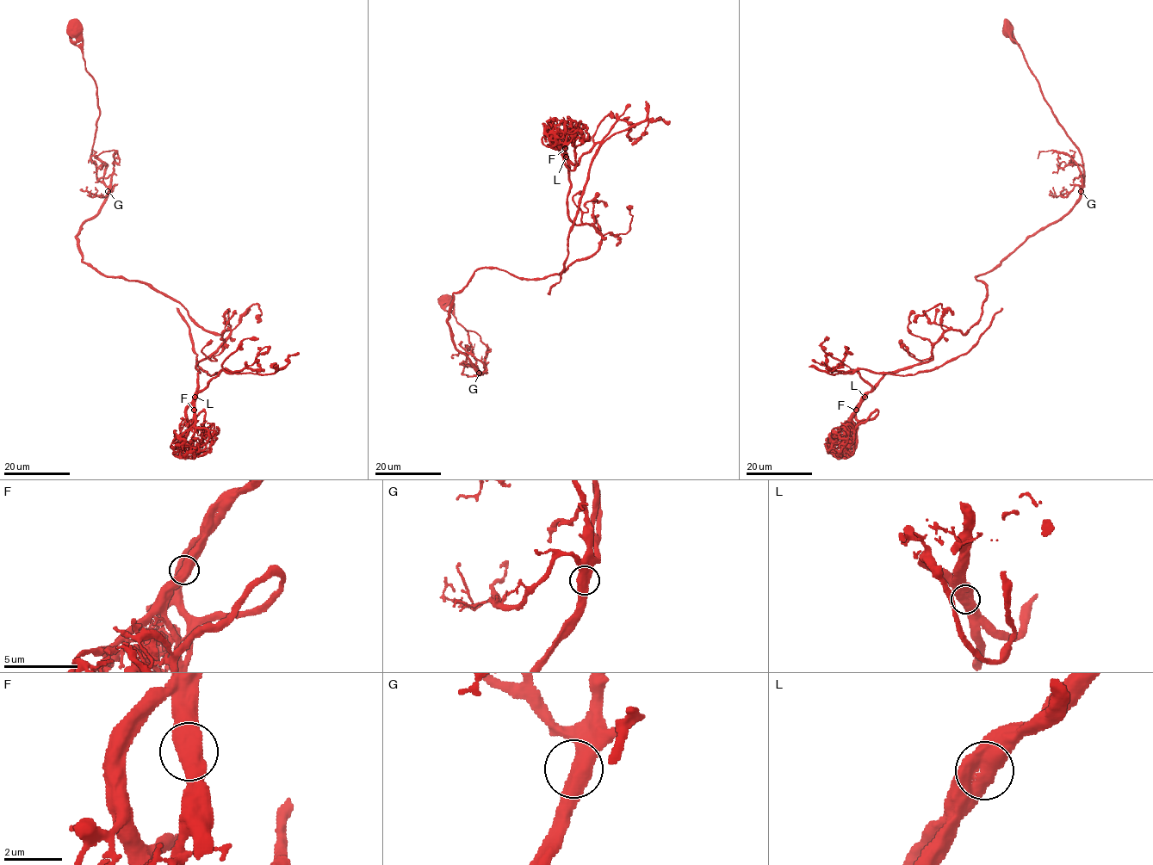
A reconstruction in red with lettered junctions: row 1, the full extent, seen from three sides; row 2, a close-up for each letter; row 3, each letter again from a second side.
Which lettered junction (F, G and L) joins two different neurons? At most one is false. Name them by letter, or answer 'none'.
L

